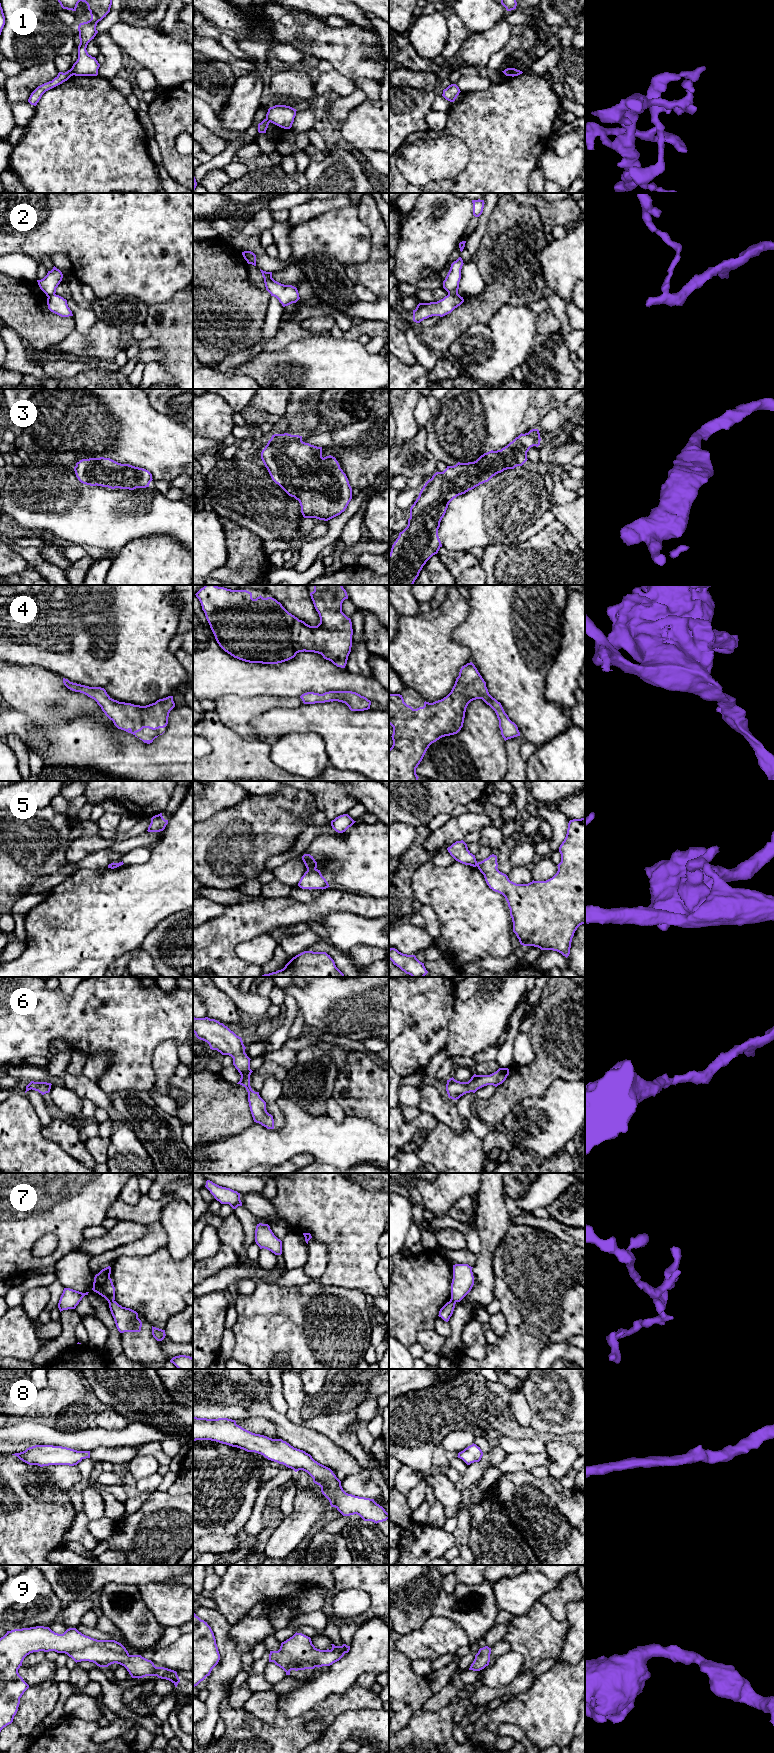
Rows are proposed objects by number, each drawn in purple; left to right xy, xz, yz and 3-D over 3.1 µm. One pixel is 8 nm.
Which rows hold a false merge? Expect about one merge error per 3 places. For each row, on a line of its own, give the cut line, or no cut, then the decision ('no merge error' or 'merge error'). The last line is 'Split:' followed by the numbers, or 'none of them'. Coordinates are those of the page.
1: xy (70, 69), (73, 74) | merge error
2: yz (448, 293), (457, 294) | merge error
3: no cut | no merge error
4: no cut | no merge error
5: xz (307, 868), (315, 869) | merge error
6: no cut | no merge error
7: xy (108, 1300), (113, 1301) | merge error
8: no cut | no merge error
9: no cut | no merge error
Split: 1, 2, 5, 7

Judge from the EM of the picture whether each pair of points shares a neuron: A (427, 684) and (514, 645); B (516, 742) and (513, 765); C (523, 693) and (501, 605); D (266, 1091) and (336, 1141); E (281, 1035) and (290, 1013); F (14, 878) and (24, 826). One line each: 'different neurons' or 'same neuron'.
A: different neurons
B: same neuron
C: same neuron
D: different neurons
E: same neuron
F: same neuron

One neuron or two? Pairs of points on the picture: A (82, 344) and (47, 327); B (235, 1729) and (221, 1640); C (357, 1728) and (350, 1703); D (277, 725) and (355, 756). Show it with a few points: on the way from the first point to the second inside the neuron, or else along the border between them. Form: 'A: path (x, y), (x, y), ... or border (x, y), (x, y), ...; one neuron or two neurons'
A: border (74, 329), (61, 341), (47, 349); two neurons
B: border (230, 1682), (219, 1706); two neurons
C: border (376, 1710), (347, 1710), (340, 1713), (332, 1722); two neurons
D: path (296, 723), (322, 723), (336, 737); one neuron

